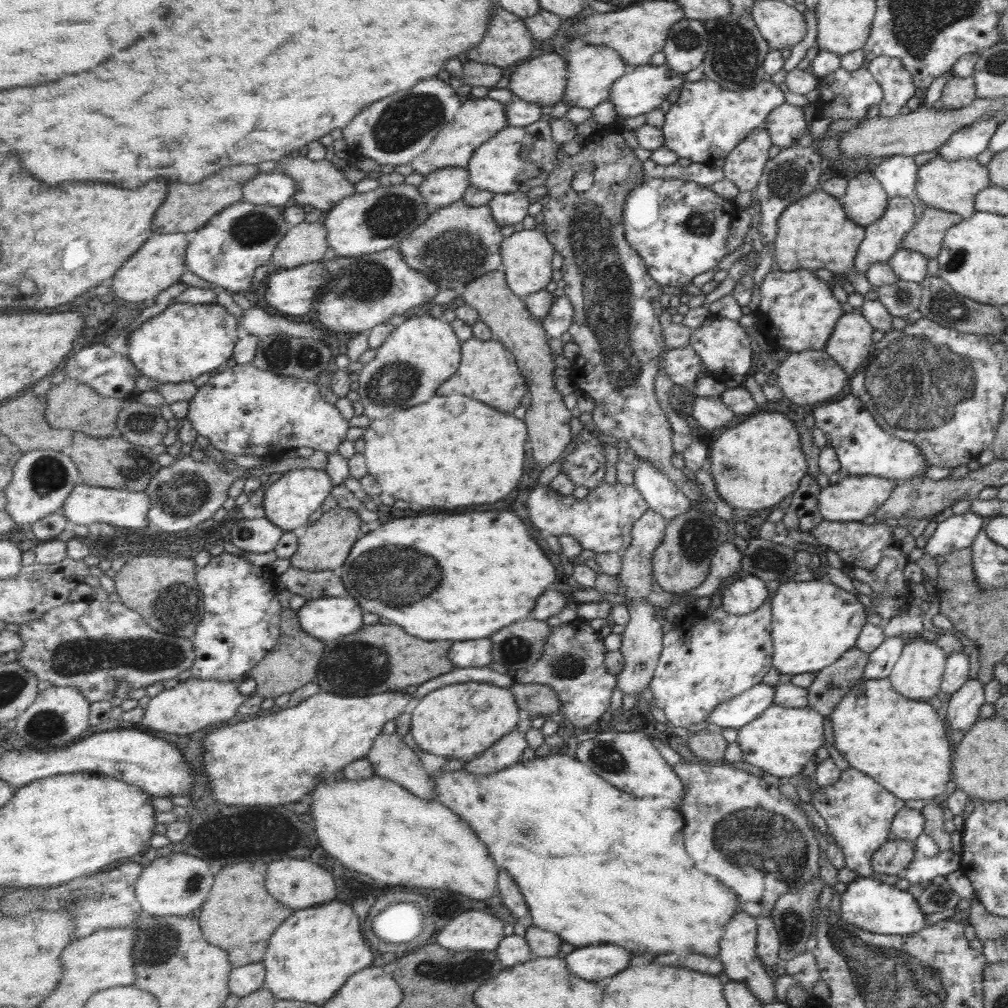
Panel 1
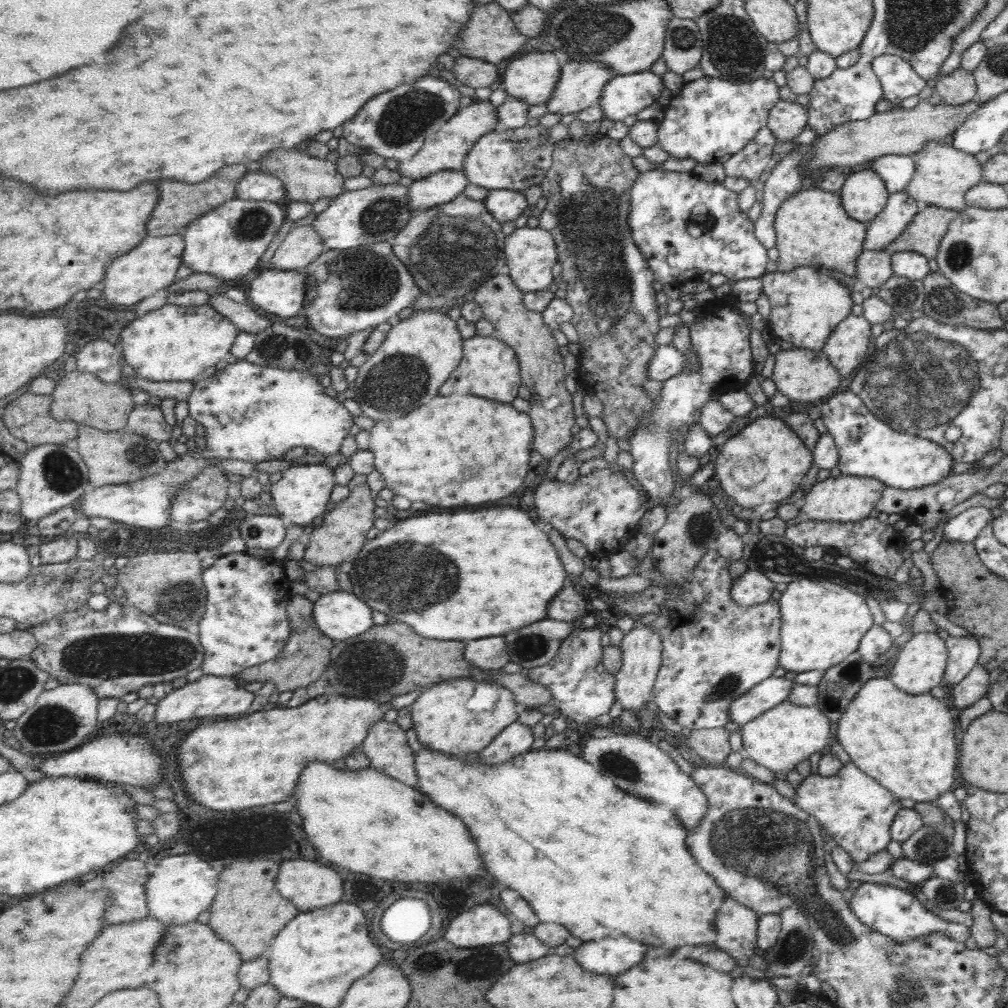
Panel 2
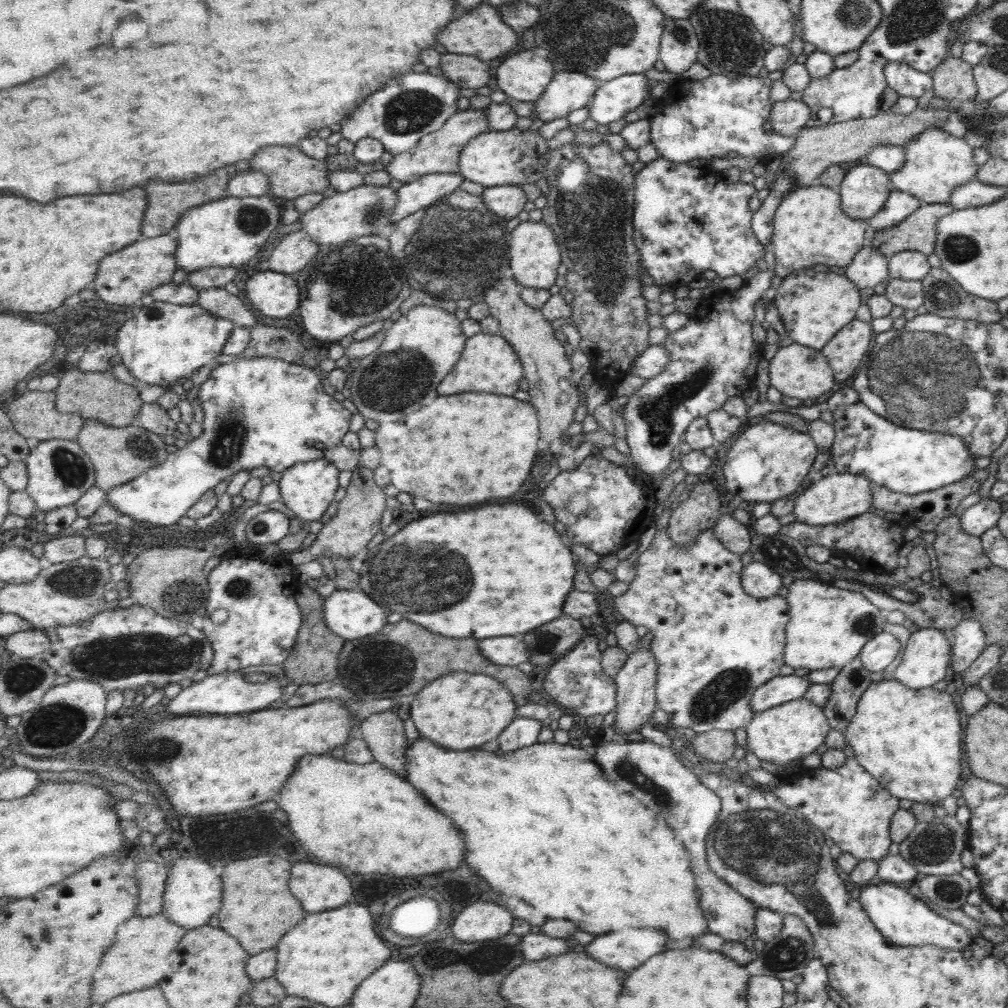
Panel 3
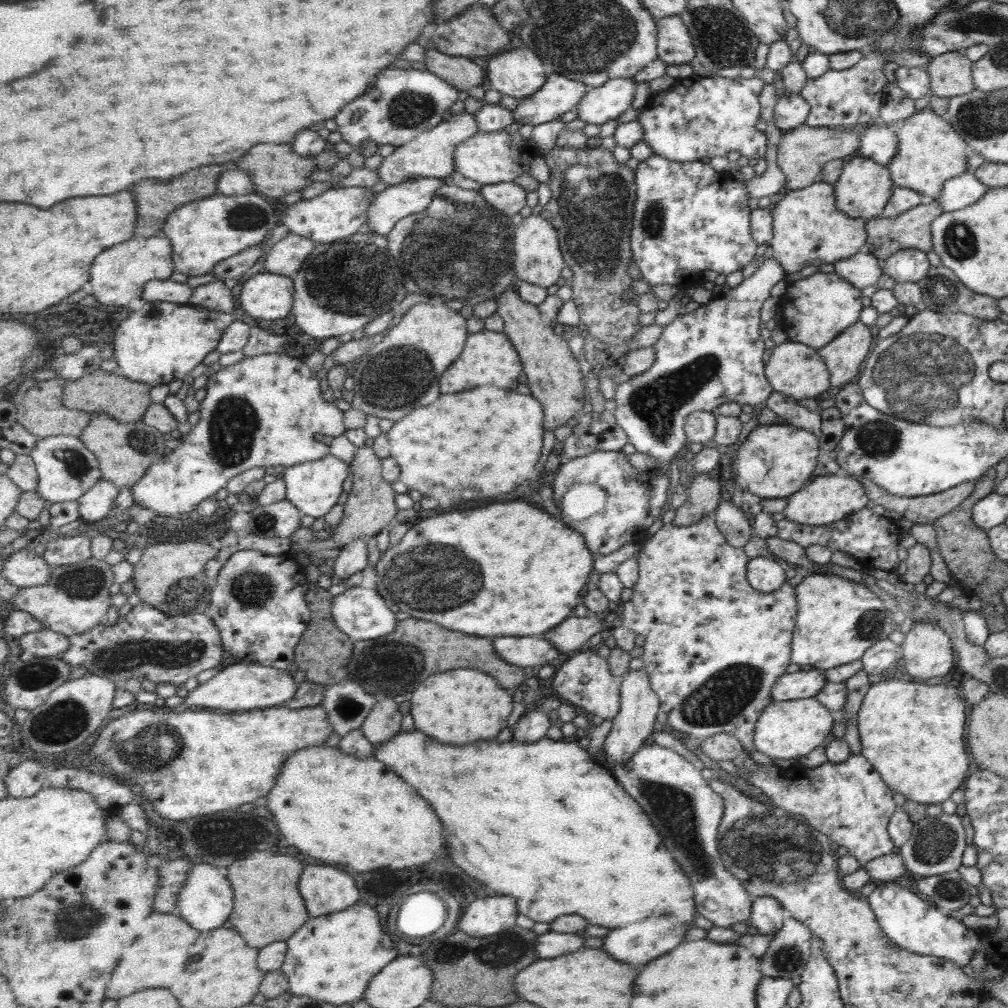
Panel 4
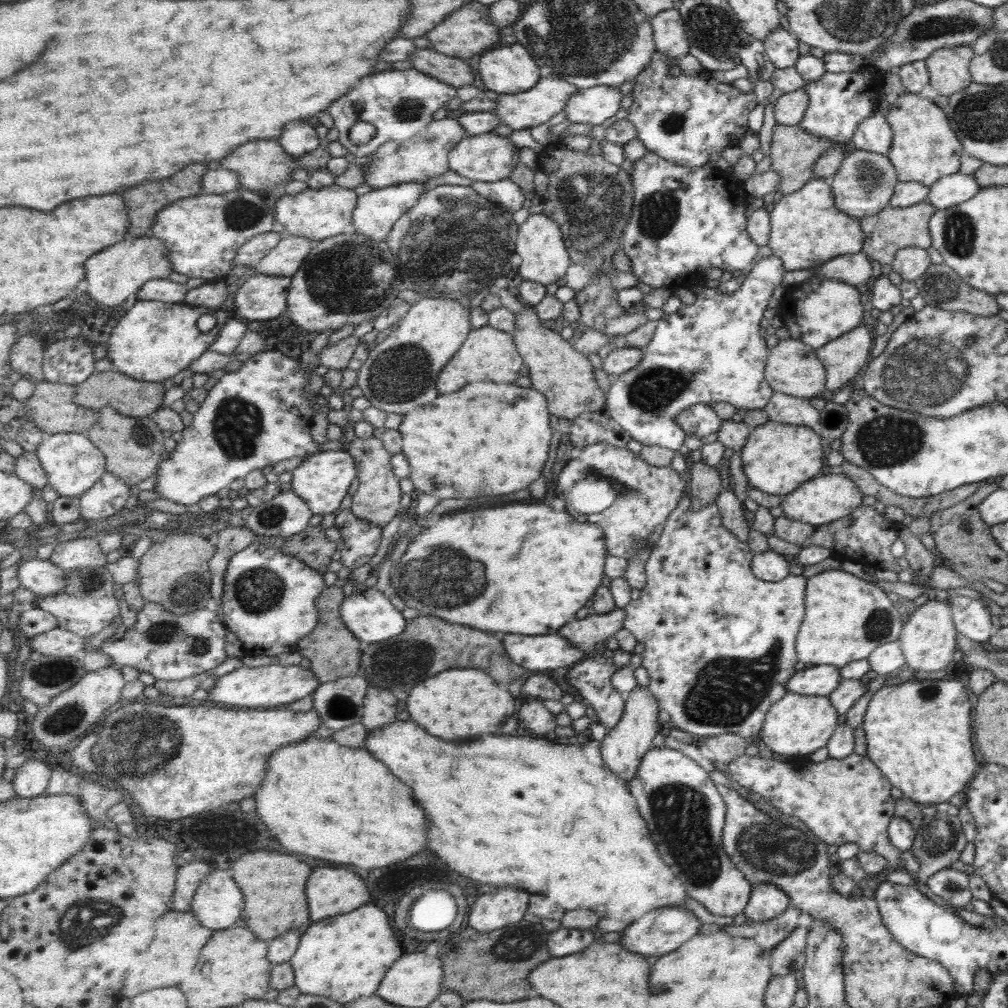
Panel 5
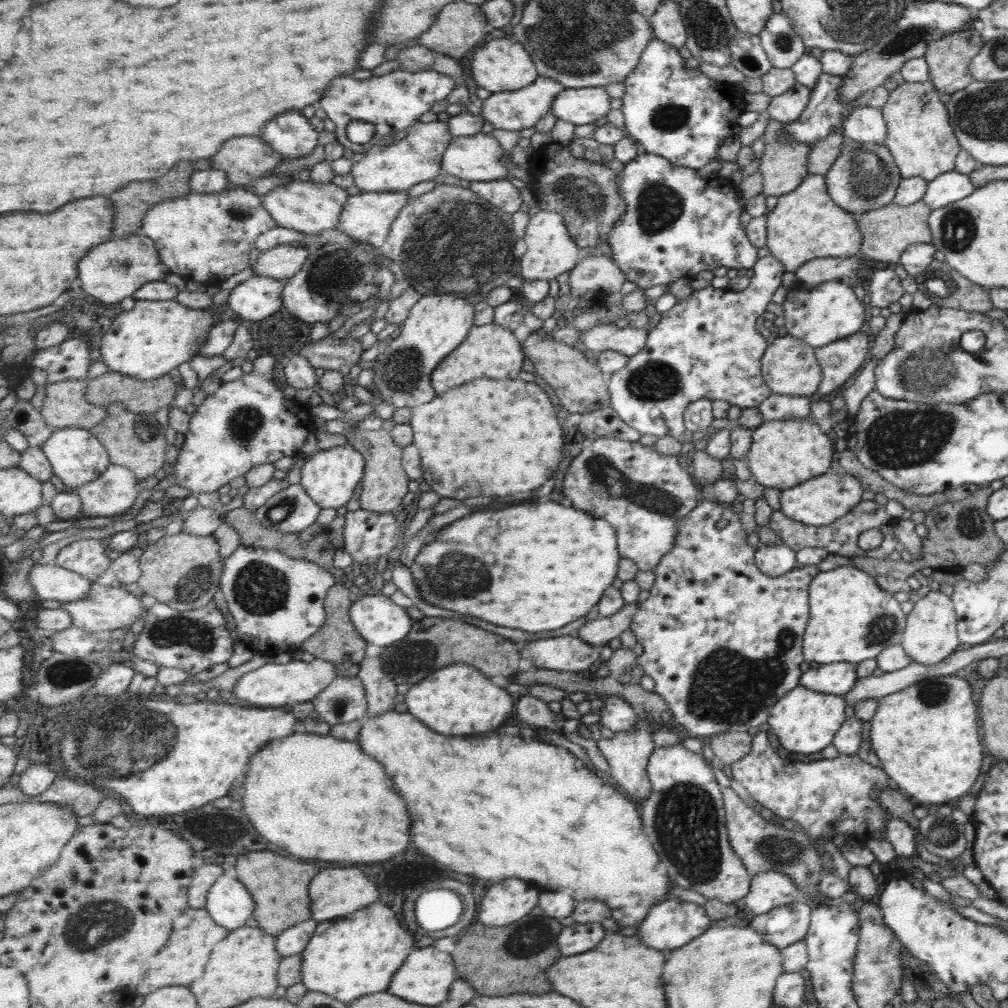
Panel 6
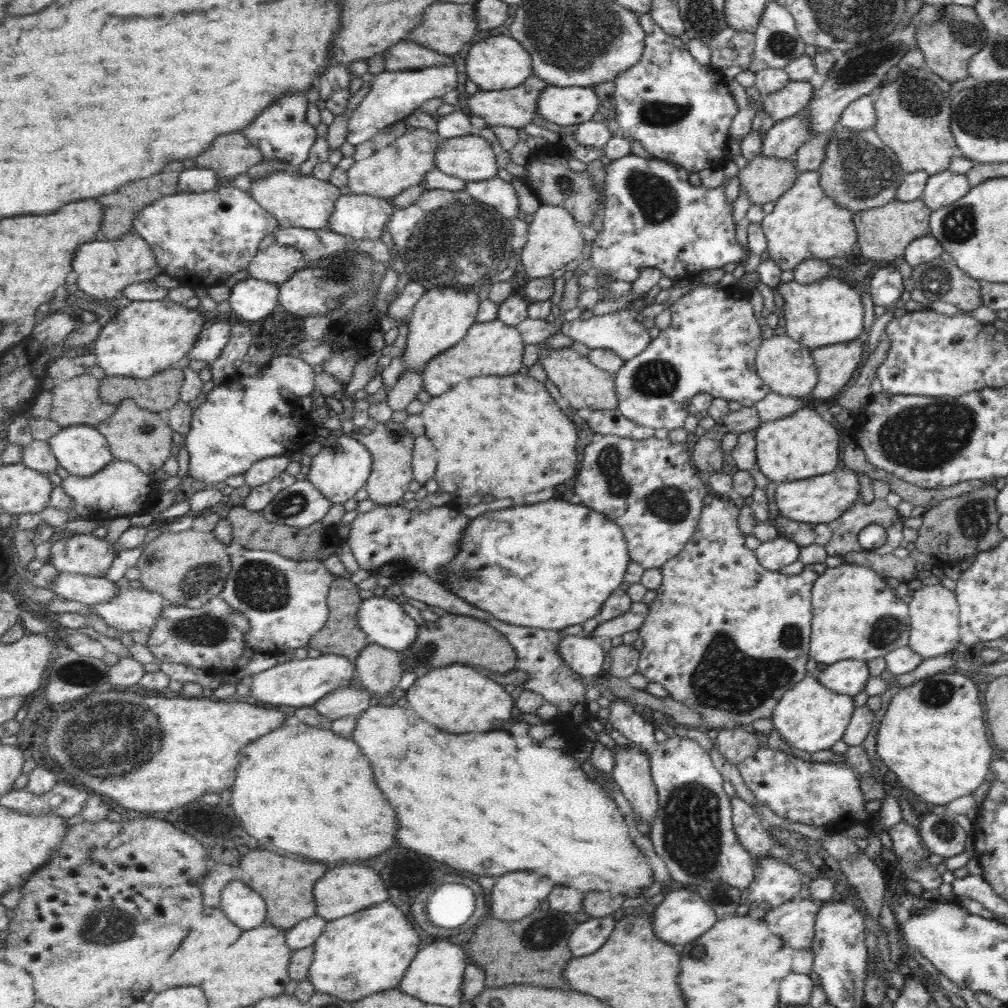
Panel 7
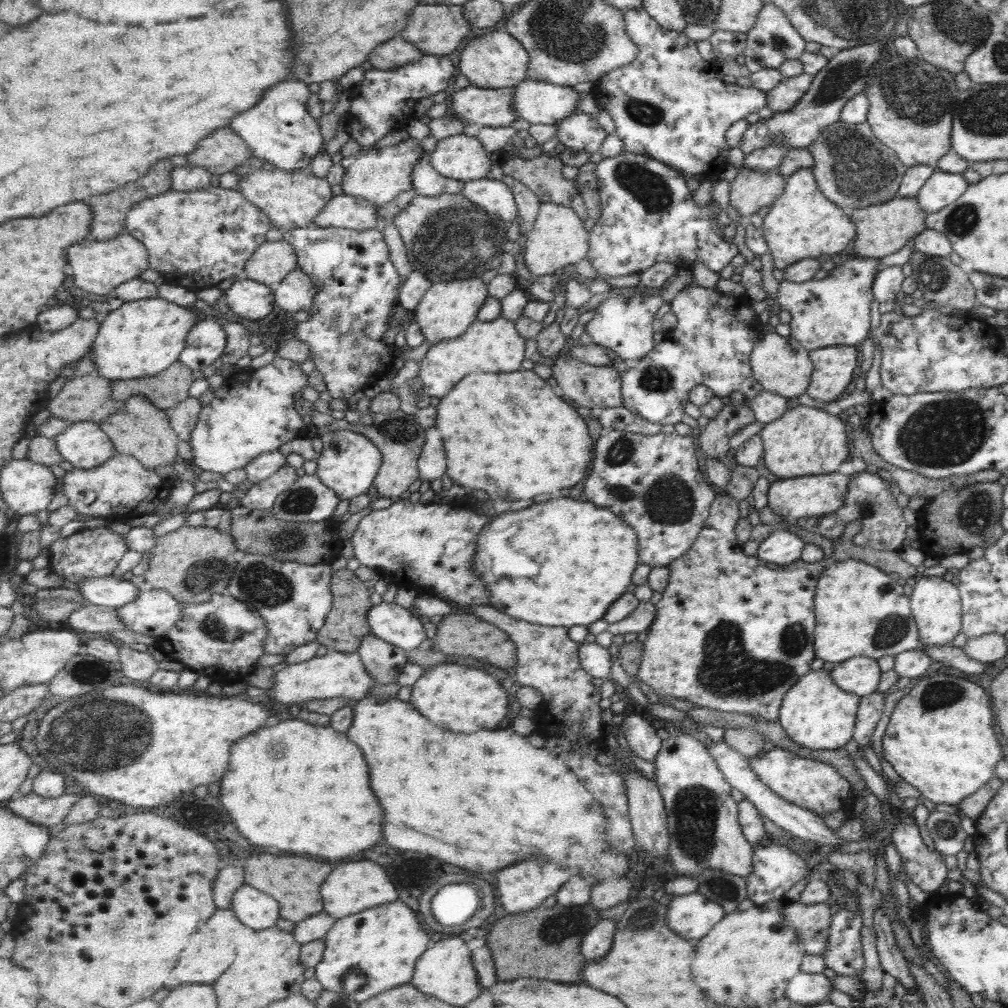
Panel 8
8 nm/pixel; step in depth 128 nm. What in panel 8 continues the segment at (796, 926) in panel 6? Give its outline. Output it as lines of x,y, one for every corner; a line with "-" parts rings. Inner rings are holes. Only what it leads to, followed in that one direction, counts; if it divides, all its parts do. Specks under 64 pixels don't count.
794,901
781,908
789,926
796,929
804,943
807,954
824,956
834,908
829,903
804,904

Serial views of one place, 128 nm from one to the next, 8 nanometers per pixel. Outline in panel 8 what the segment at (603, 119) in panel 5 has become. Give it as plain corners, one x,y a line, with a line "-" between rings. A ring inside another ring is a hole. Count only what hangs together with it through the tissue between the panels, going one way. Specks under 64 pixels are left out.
528,78
515,89
517,115
532,125
556,125
582,112
580,102
584,94
573,87

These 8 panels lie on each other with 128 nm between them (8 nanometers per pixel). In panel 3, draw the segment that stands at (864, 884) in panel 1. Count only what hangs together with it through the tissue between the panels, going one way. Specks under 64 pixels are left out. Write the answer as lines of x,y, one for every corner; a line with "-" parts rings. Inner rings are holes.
874,881
860,890
857,898
878,932
890,942
903,947
932,945
952,952
963,952
970,946
973,937
967,928
956,924
932,911
926,903
893,883

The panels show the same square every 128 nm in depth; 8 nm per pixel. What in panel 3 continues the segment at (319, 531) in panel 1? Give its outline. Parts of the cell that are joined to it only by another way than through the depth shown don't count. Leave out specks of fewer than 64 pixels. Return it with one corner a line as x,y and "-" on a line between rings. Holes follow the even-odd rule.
359,463
354,470
354,481
348,488
348,496
341,501
337,515
324,524
324,528
318,534
318,538
309,547
291,553
291,562
294,566
314,562
322,557
345,556
352,558
358,556
364,548
370,546
374,536
382,530
382,518
388,510
388,496
384,486
380,486
375,478
375,470
366,468

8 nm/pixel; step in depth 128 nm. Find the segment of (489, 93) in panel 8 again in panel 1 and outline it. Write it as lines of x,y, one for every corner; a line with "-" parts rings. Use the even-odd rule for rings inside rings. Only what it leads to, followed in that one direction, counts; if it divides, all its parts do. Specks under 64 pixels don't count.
585,44
581,49
574,51
569,57
571,75
567,88
566,103
572,107
594,109
600,104
610,101
613,97
613,87
627,72
631,71
630,65
624,57
612,47
604,45

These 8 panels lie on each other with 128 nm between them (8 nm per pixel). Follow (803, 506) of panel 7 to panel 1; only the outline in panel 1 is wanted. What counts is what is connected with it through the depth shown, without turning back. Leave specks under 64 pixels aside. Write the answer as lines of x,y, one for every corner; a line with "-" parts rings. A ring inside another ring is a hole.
843,475
837,484
828,485
828,487
821,489
818,497
820,514
824,519
832,522
861,522
866,516
874,514
877,508
880,508
888,500
896,485
896,481
878,476

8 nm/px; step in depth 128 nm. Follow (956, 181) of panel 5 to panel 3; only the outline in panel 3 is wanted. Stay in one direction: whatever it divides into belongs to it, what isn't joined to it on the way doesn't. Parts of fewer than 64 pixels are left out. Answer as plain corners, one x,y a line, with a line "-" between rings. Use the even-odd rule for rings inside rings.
974,178
952,190
949,205
953,210
990,205
1004,197
1006,192
1007,188
987,185

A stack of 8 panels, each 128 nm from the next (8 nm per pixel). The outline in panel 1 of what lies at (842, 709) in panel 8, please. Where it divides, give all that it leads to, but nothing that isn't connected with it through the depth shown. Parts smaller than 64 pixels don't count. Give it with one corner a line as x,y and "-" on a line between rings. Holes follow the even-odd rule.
772,705
753,722
738,729
737,742
742,749
742,761
758,766
763,772
780,778
797,775
812,759
816,750
828,744
824,738
824,715
815,709
789,708

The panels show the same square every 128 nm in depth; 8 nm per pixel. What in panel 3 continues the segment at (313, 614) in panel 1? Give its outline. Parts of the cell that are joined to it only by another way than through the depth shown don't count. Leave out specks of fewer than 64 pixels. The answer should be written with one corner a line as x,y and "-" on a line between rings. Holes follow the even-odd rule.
360,588
336,590
327,598
326,611
331,629
348,640
378,634
387,626
390,613

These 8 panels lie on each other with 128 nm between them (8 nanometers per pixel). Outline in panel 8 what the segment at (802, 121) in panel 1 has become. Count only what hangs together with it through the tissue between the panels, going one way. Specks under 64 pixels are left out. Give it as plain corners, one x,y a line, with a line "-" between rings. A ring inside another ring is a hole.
802,73
800,76
783,79
772,89
766,92
767,106
772,112
786,112
804,96
809,89
813,76

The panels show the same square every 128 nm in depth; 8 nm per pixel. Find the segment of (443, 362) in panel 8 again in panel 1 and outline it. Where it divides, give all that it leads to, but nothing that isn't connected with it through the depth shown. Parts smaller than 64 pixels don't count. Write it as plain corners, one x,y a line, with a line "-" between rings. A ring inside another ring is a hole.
472,338
463,344
463,363
460,370
440,388
440,396
452,396
454,392
464,392
466,396
476,396
486,404
500,408
502,412
515,412
526,396
532,396
531,385
523,369
519,367
515,352
501,341
484,341

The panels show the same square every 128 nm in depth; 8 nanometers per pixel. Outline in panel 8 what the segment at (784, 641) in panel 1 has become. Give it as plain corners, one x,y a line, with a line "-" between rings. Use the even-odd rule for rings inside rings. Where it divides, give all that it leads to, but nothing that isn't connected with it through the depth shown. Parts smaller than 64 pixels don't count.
854,558
850,560
828,561
824,572
818,577
815,597
815,656
824,662
843,663
854,657
896,656
910,649
922,649
935,662
942,662
944,669
962,670
966,674
986,672
986,666
972,660
963,648
951,643
944,646
927,646
919,639
916,621
912,616
908,589
898,584
888,573

